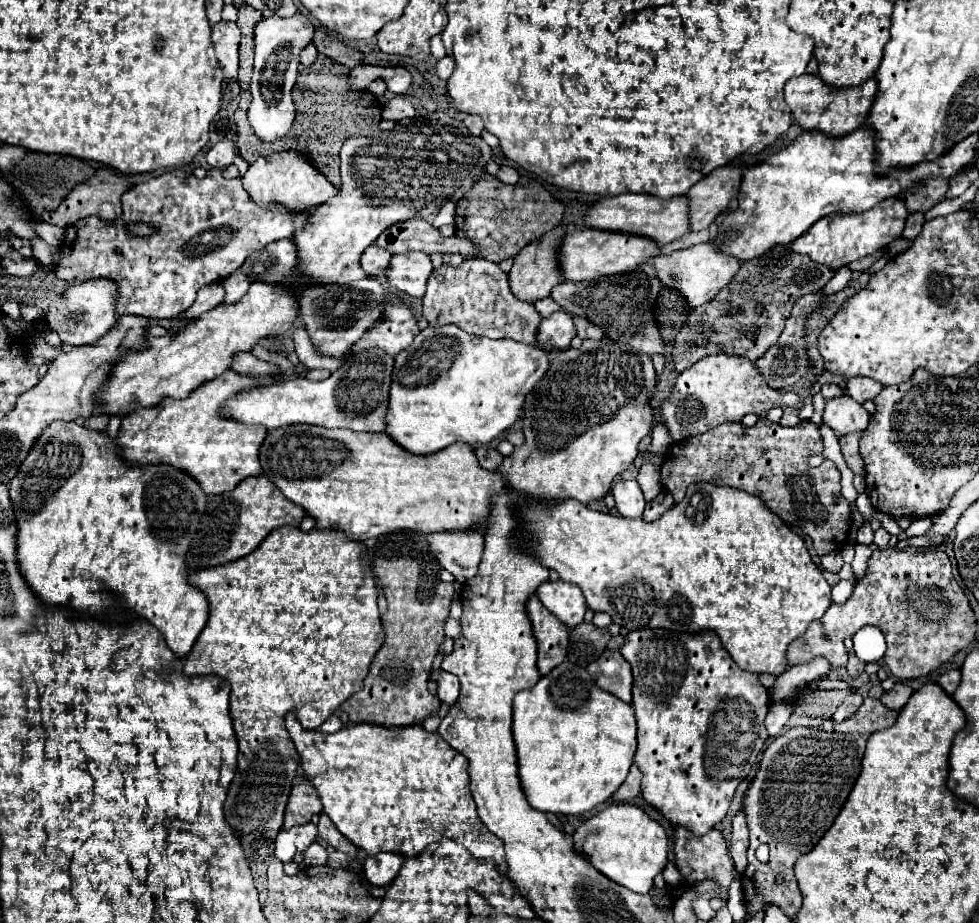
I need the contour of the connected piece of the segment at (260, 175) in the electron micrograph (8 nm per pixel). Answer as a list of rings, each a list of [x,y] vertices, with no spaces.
[[[283,151],[269,157],[259,157],[255,163],[249,165],[247,173],[241,179],[243,187],[257,203],[279,203],[281,207],[285,205],[285,209],[289,211],[305,211],[309,207],[317,207],[337,193],[337,187],[327,181],[327,177],[317,167],[313,167],[305,151]]]

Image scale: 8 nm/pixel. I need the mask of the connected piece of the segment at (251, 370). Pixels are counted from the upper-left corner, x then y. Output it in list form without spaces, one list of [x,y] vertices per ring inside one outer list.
[[[241,351],[241,353],[235,353],[235,355],[233,355],[231,369],[237,371],[237,373],[243,373],[243,375],[261,375],[261,373],[281,375],[281,369],[279,369],[279,367],[269,365],[267,361],[261,361],[261,359],[253,357],[253,355],[247,353],[247,351]]]

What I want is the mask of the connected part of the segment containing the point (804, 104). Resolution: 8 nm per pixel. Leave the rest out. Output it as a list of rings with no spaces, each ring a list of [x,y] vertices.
[[[803,73],[785,83],[785,101],[795,121],[801,125],[801,129],[817,129],[831,137],[843,137],[861,127],[869,119],[875,95],[877,95],[875,77],[867,79],[859,87],[831,87],[819,75],[811,73]]]

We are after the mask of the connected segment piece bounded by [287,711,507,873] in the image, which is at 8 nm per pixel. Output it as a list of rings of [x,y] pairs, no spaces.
[[[295,711],[287,715],[287,731],[301,755],[305,777],[319,793],[323,811],[329,815],[335,827],[367,855],[393,851],[413,857],[437,839],[453,839],[465,845],[475,857],[495,861],[501,873],[507,871],[505,847],[501,839],[497,839],[477,815],[469,789],[469,763],[465,755],[449,747],[439,733],[429,733],[423,725],[385,727],[373,723],[351,723],[337,733],[323,733],[319,729],[301,727]]]

